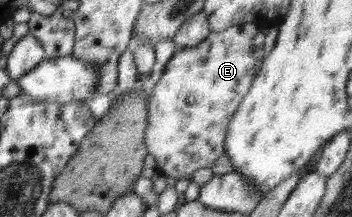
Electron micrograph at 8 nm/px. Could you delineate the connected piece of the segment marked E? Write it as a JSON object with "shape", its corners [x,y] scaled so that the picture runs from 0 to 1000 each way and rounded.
{"shape":[[[690,106],[665,111],[659,124],[645,124],[639,138],[622,147],[599,143],[563,207],[520,230],[503,230],[491,267],[472,295],[460,355],[443,378],[432,429],[420,447],[420,539],[409,622],[409,664],[415,668],[418,700],[443,737],[446,788],[472,811],[472,820],[486,816],[503,834],[514,825],[540,829],[563,779],[602,770],[614,733],[639,705],[639,645],[659,530],[670,521],[676,484],[682,484],[693,438],[705,429],[713,382],[724,359],[724,341],[733,332],[733,272],[727,272],[727,253],[722,253],[727,217],[716,212],[716,180],[722,180],[724,161],[733,161],[739,134],[741,120],[724,106]]]}

